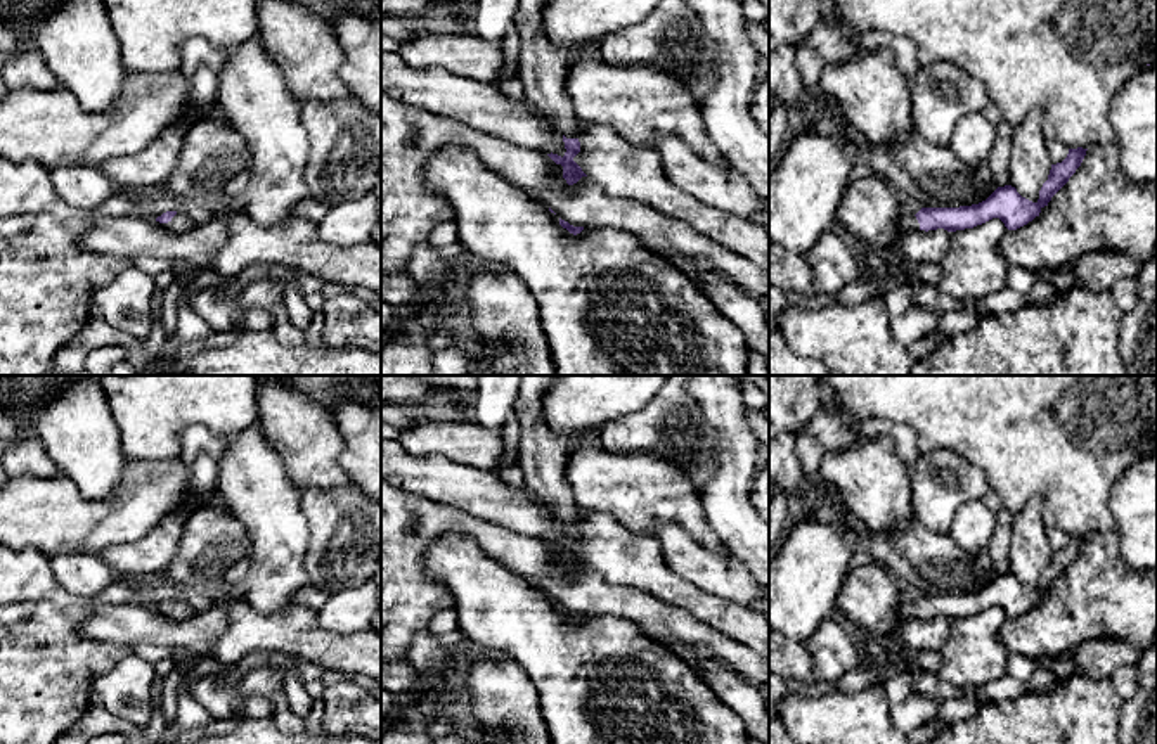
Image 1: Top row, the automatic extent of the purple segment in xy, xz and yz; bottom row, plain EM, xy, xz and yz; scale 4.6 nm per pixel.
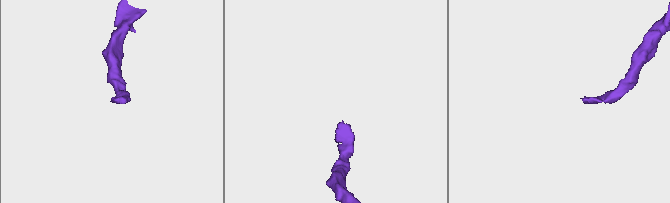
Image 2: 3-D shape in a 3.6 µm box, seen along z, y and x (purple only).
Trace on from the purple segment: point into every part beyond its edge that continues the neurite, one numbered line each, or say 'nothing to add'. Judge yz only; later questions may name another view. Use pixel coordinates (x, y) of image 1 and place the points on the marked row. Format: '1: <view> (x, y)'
1: yz (908, 222)

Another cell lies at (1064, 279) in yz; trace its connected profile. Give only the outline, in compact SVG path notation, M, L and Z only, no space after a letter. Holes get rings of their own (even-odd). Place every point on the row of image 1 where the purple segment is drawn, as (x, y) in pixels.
M1062 266L1058 270L1041 270L1037 272L1037 279L1051 284L1058 294L1070 291L1077 284L1074 266Z

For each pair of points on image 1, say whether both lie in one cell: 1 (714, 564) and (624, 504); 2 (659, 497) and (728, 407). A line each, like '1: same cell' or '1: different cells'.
1: different cells
2: different cells

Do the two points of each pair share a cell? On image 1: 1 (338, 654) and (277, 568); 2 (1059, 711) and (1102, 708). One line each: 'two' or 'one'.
1: two
2: one

